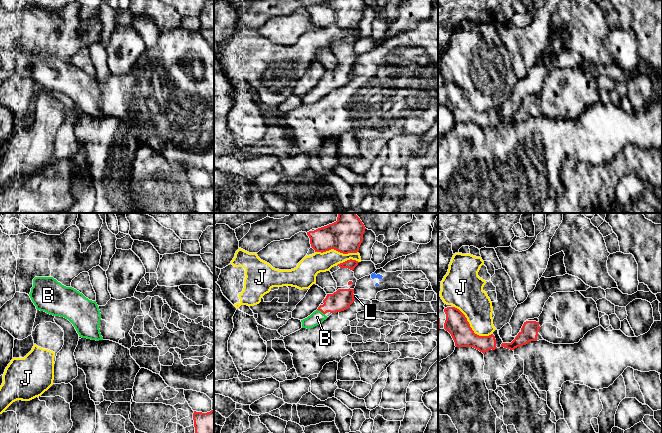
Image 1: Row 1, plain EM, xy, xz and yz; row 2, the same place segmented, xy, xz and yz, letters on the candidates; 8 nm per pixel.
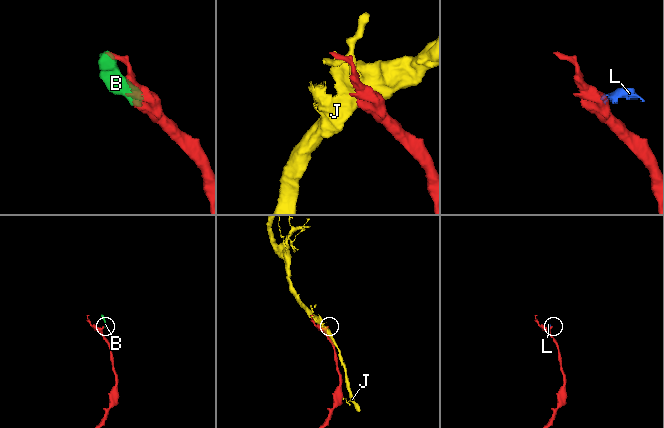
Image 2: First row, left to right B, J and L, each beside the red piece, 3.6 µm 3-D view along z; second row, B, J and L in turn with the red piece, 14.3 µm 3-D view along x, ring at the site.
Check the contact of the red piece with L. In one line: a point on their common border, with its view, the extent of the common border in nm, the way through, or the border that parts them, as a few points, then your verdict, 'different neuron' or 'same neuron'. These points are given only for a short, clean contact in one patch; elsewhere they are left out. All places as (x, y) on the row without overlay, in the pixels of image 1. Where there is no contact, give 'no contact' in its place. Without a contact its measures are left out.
meets red in xz at (353, 73); contact 40 nm long; border along xz (353, 71), (355, 74); different neuron

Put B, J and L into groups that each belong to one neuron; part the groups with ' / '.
B / J / L

